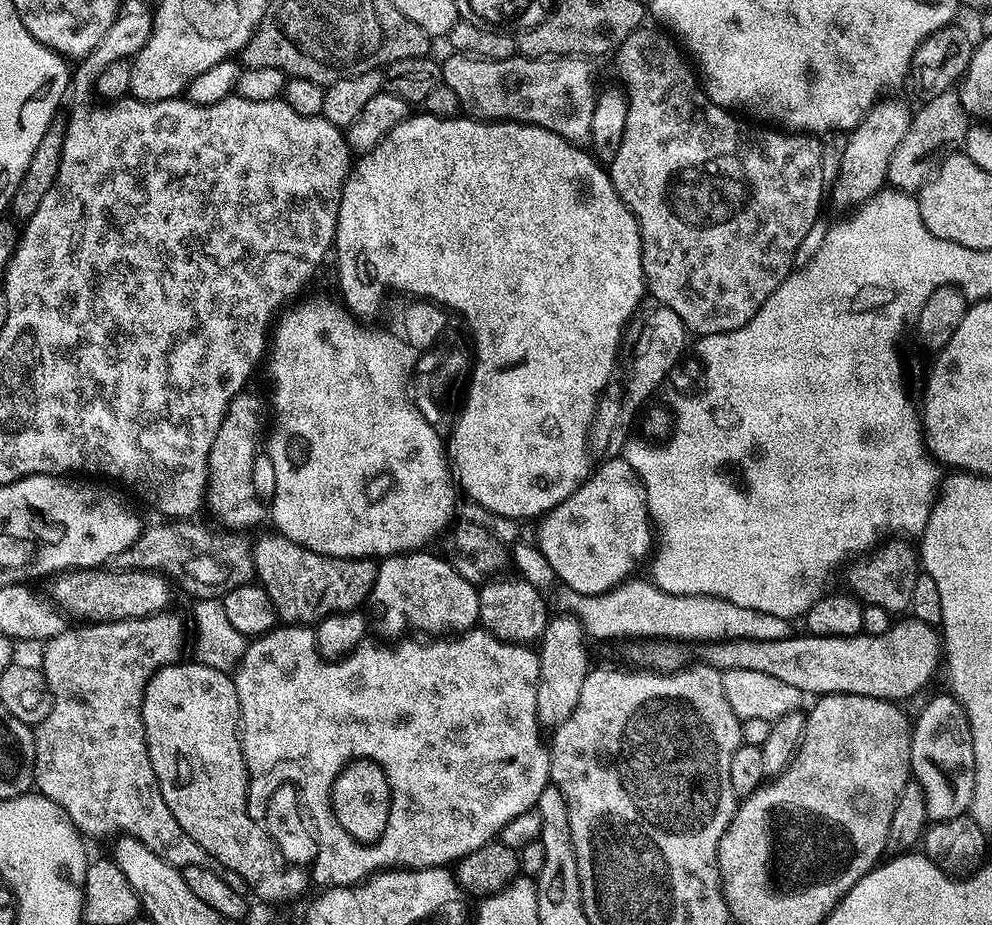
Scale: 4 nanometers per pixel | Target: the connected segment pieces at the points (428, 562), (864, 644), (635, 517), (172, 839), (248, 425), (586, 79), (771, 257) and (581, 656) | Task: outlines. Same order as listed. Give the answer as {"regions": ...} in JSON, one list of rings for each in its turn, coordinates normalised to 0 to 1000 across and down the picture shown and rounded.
{"regions":[[[[431,595],[406,597],[403,601],[389,601],[382,606],[379,616],[379,628],[375,635],[373,654],[374,665],[380,666],[377,675],[388,683],[388,689],[399,690],[411,679],[420,679],[427,685],[467,685],[481,678],[484,669],[484,641],[477,628],[466,625],[462,616],[458,616],[447,600],[434,601]]],[[[907,668],[900,674],[897,681],[893,681],[893,685],[885,685],[884,688],[872,688],[870,685],[865,688],[820,688],[818,685],[809,685],[810,688],[802,688],[796,685],[793,691],[785,692],[780,695],[764,696],[761,694],[735,694],[733,696],[723,697],[716,710],[717,717],[727,724],[756,724],[763,725],[767,729],[774,729],[779,733],[784,733],[784,736],[790,737],[794,742],[803,745],[806,750],[813,748],[823,748],[824,754],[836,752],[842,748],[852,748],[853,750],[865,750],[866,752],[876,752],[877,755],[889,755],[890,757],[898,757],[900,759],[912,759],[918,752],[923,752],[940,734],[944,731],[944,725],[949,725],[950,722],[950,688],[941,676],[929,672],[928,670],[921,670],[918,668]]],[[[613,495],[600,503],[597,514],[589,520],[587,526],[571,543],[554,551],[543,566],[539,583],[550,608],[554,608],[557,624],[564,630],[566,627],[574,636],[572,639],[582,644],[603,644],[624,635],[640,619],[637,617],[649,604],[649,609],[654,604],[659,592],[659,563],[653,556],[651,530],[635,499],[627,495]]],[[[169,665],[148,666],[138,670],[110,670],[107,675],[89,672],[84,677],[79,677],[83,679],[73,680],[72,678],[70,681],[66,681],[66,683],[55,688],[54,691],[47,693],[43,697],[44,718],[42,717],[42,725],[48,738],[48,745],[52,748],[52,766],[48,775],[41,783],[35,784],[34,787],[34,799],[36,801],[36,842],[34,848],[38,853],[39,859],[54,866],[60,874],[60,877],[73,888],[73,891],[77,895],[81,896],[82,901],[92,905],[91,903],[99,904],[103,899],[114,898],[113,901],[118,899],[126,904],[134,904],[139,906],[139,910],[143,910],[151,919],[155,919],[155,923],[159,923],[159,928],[163,928],[169,934],[173,934],[182,941],[188,936],[205,936],[208,941],[220,945],[220,949],[224,949],[224,954],[228,954],[228,958],[234,959],[239,966],[250,969],[249,954],[241,945],[236,945],[236,941],[228,941],[228,936],[224,936],[216,928],[212,928],[212,923],[208,923],[208,919],[204,919],[204,915],[200,915],[200,910],[196,910],[196,906],[188,903],[183,897],[183,893],[179,893],[179,889],[175,889],[175,880],[171,880],[171,871],[167,871],[167,867],[163,863],[161,848],[157,843],[153,825],[149,818],[149,804],[145,801],[145,782],[141,775],[141,764],[145,758],[145,747],[151,737],[151,733],[158,724],[178,717],[182,712],[181,699],[185,696],[184,672],[177,666]]],[[[247,422],[240,425],[232,435],[228,448],[224,452],[224,461],[220,461],[220,474],[216,476],[216,482],[212,486],[212,499],[210,501],[210,521],[212,524],[212,549],[219,558],[225,570],[235,573],[250,573],[257,566],[268,562],[268,545],[258,537],[258,479],[262,476],[262,466],[266,458],[262,455],[262,449],[266,445],[266,432],[258,424]]],[[[452,58],[446,65],[446,91],[458,97],[473,126],[493,132],[537,134],[554,141],[577,156],[592,157],[603,90],[592,64],[558,61],[539,65],[518,59],[509,65],[481,65],[478,61]]],[[[646,28],[635,36],[631,45],[627,45],[623,53],[625,78],[633,89],[631,90],[633,126],[631,128],[631,145],[627,145],[627,158],[623,158],[623,166],[615,174],[615,189],[627,218],[631,218],[631,223],[637,228],[645,245],[649,306],[655,320],[658,320],[656,323],[660,328],[670,329],[672,333],[679,335],[679,339],[688,344],[695,360],[703,364],[739,359],[752,352],[756,344],[764,339],[768,326],[772,326],[772,322],[776,322],[776,318],[780,318],[780,314],[784,314],[786,306],[800,292],[800,275],[803,274],[808,257],[811,257],[817,246],[828,237],[827,219],[830,216],[832,219],[833,216],[833,202],[829,192],[830,158],[822,146],[807,145],[801,141],[777,143],[774,139],[777,137],[762,136],[766,138],[760,139],[759,143],[746,143],[746,134],[742,131],[745,129],[735,118],[724,116],[712,103],[691,57],[668,34],[660,34],[656,35],[653,28]]],[[[576,664],[557,665],[553,669],[548,686],[542,693],[544,707],[544,741],[542,742],[542,776],[545,784],[559,785],[571,781],[583,763],[583,750],[587,747],[587,737],[591,737],[595,725],[593,701],[589,697],[591,684],[585,669]]]]}

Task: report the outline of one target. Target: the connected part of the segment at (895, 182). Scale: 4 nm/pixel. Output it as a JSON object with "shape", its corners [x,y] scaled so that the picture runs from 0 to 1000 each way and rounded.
{"shape":[[[961,97],[945,104],[936,104],[930,110],[932,112],[924,121],[918,122],[913,149],[909,149],[909,154],[905,154],[905,162],[901,162],[895,176],[894,198],[904,208],[926,209],[927,204],[935,198],[938,190],[936,187],[923,186],[923,176],[930,169],[946,163],[951,156],[960,156],[963,151],[964,155],[971,152],[978,137],[978,126],[972,120],[967,98]]]}

